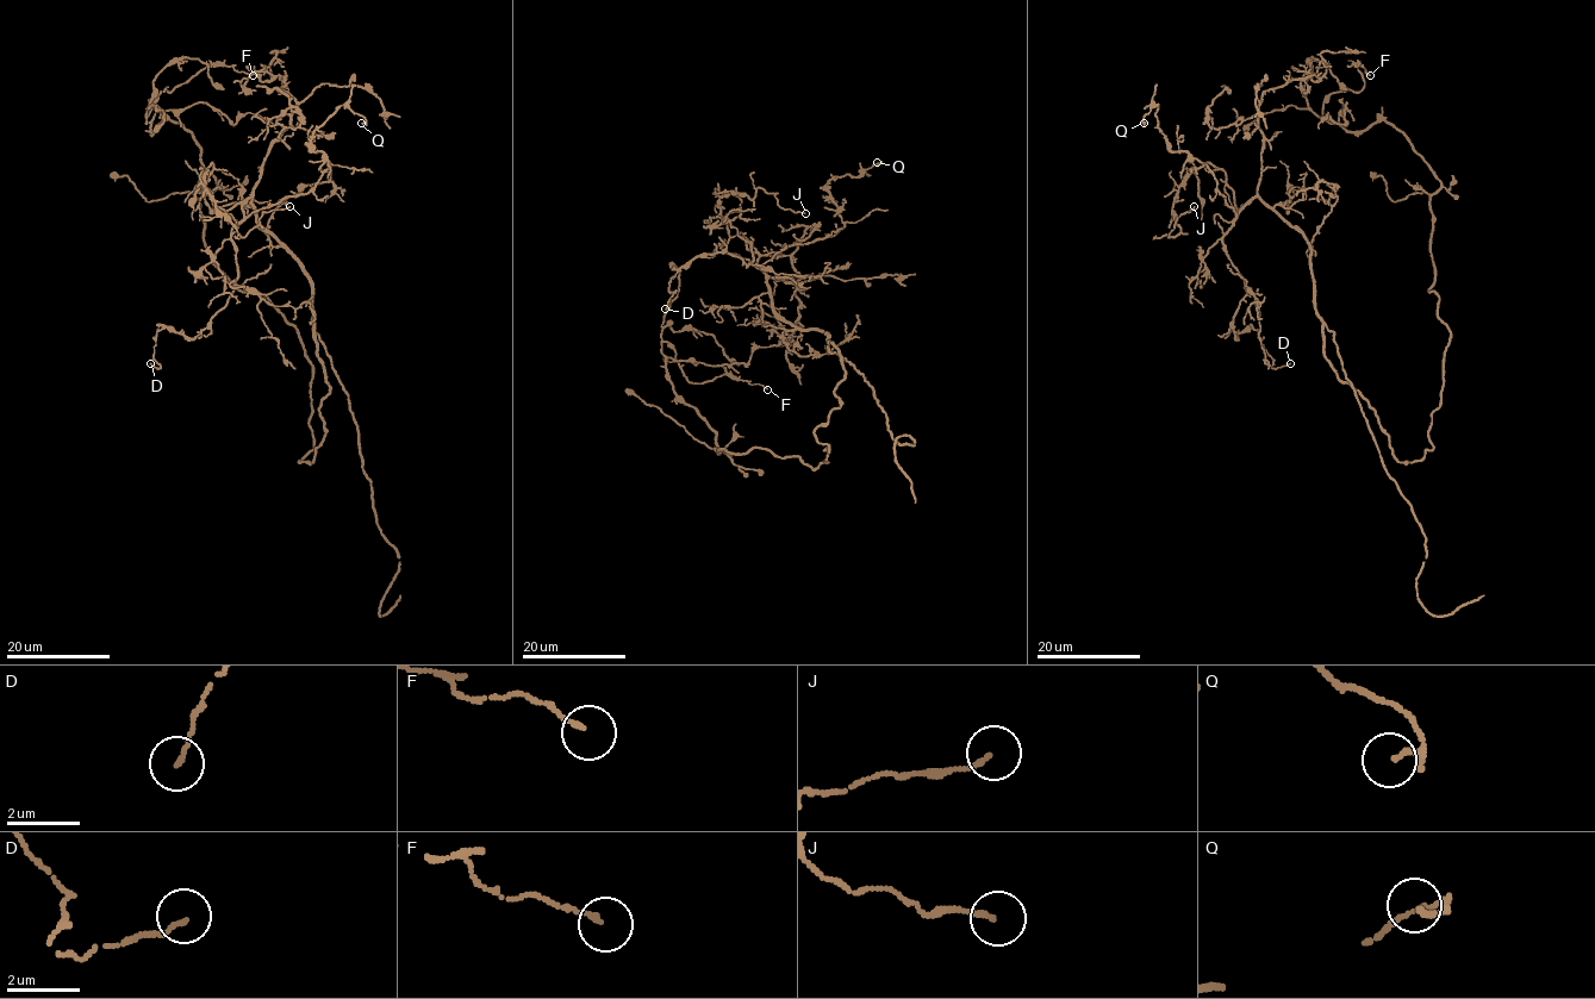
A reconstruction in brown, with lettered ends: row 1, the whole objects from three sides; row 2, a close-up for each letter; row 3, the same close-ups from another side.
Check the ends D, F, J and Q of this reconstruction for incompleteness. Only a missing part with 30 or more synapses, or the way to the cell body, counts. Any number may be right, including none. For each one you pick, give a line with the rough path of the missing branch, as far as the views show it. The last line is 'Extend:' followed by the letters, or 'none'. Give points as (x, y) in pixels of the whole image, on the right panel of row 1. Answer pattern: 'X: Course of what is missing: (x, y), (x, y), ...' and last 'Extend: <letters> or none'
Extend: none

